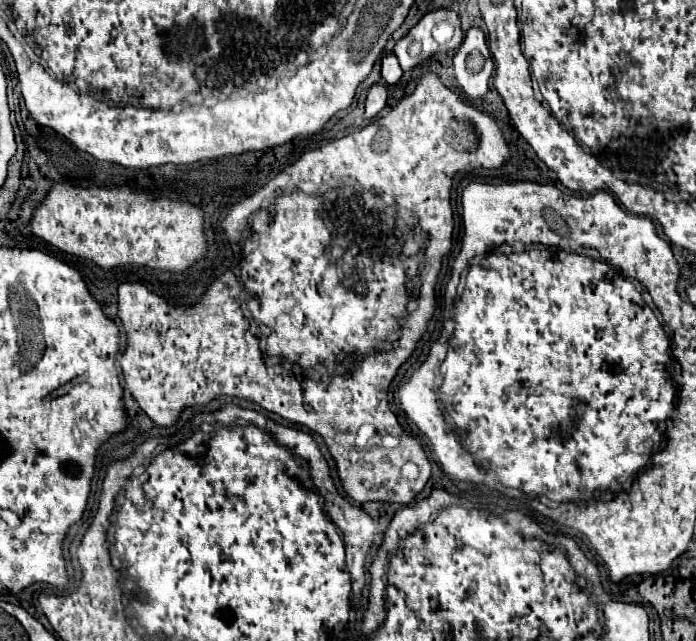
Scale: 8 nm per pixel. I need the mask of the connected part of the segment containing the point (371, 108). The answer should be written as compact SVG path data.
M375 84L369 94L367 94L367 102L365 102L365 118L373 118L377 116L383 106L387 102L387 88L383 88L383 84Z

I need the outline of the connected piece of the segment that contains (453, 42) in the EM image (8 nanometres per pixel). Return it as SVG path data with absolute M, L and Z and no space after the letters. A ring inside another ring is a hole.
M435 10L425 14L411 30L407 36L403 36L397 44L395 44L395 56L401 64L403 72L413 70L415 66L419 66L421 62L425 62L427 58L431 58L435 52L441 50L455 50L459 48L459 44L463 42L463 32L459 26L459 16L451 10ZM439 22L449 22L453 24L453 36L451 40L447 40L445 44L439 44L433 38L433 28Z

